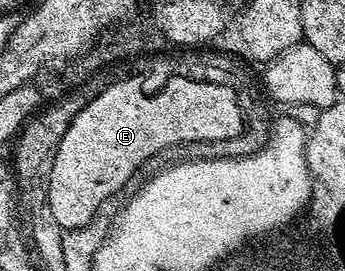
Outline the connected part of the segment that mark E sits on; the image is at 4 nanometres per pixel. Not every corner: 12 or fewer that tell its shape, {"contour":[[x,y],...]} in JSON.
{"contour":[[115,83],[62,136],[48,185],[87,227],[172,144],[246,129],[236,90]]}

